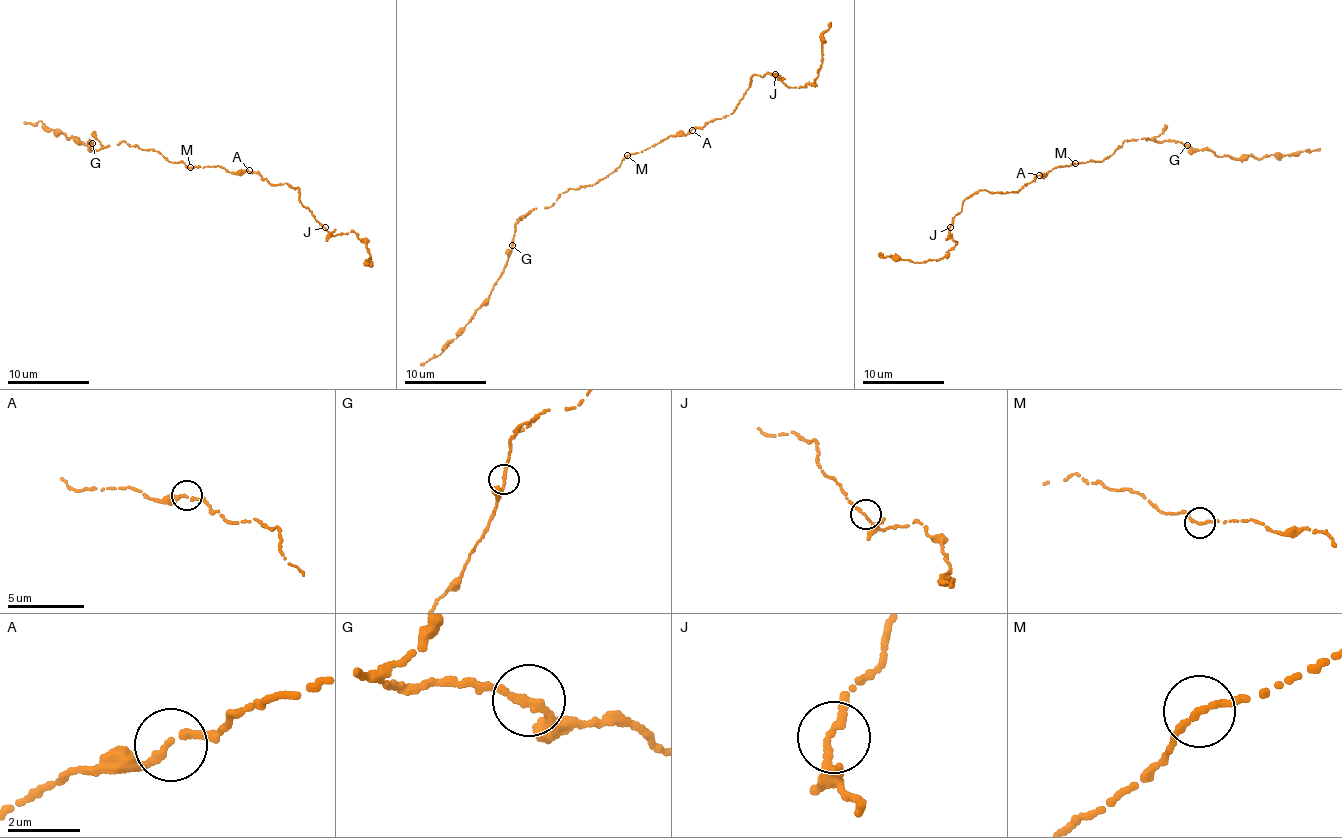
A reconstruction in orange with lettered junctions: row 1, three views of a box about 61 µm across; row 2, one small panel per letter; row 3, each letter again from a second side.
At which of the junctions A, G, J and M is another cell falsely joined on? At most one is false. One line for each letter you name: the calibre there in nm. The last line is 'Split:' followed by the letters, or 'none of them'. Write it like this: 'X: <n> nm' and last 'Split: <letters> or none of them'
Split: none of them

